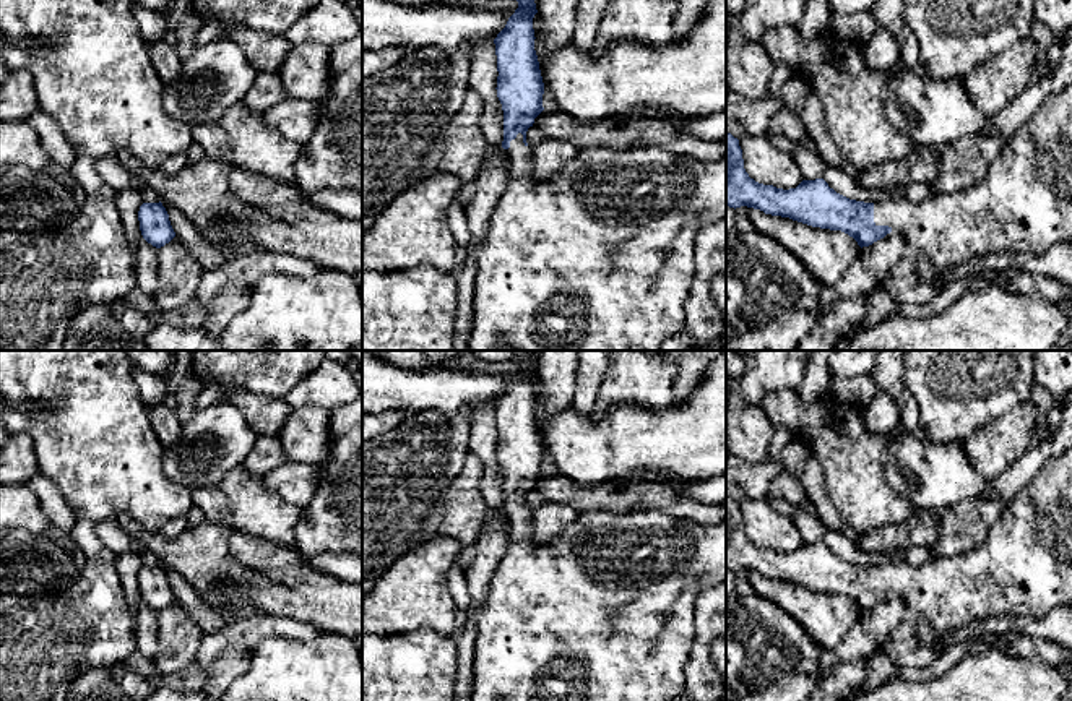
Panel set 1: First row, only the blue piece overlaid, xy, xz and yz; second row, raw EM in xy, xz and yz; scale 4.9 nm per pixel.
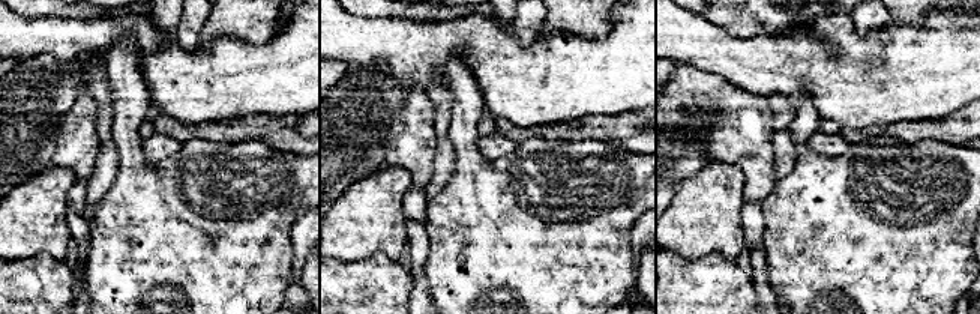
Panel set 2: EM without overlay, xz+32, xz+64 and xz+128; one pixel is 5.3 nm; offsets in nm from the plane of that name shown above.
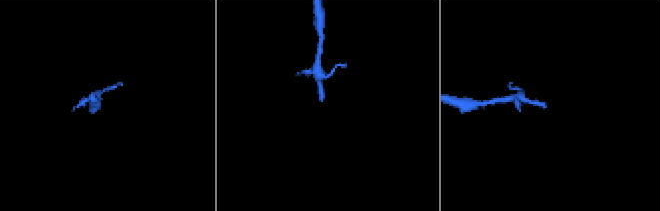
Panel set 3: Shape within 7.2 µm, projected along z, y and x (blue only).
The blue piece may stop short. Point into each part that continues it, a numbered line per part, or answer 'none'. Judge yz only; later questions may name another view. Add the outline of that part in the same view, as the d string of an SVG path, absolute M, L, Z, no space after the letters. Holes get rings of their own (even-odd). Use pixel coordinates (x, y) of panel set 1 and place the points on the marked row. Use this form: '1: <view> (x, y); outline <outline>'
1: yz (1024, 203); outline M1072 83L1049 94L1012 133L981 182L919 203L874 203L874 222L905 239L905 252L884 281L898 307L932 302L945 287L939 282L940 274L971 258L1041 255L1054 243L1072 243Z

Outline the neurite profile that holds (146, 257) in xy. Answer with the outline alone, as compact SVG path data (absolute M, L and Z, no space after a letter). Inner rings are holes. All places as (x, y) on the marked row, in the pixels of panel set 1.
M145 239L140 242L135 256L136 287L145 294L154 294L158 286L158 248Z

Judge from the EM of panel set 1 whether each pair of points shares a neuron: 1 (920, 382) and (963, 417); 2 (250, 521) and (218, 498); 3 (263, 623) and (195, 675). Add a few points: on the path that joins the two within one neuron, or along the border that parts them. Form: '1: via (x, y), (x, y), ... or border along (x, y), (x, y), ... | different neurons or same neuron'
1: via (929, 393), (939, 403), (952, 406) | same neuron
2: via (242, 513), (233, 503), (226, 503) | same neuron
3: via (244, 633), (226, 636), (207, 656) | same neuron

